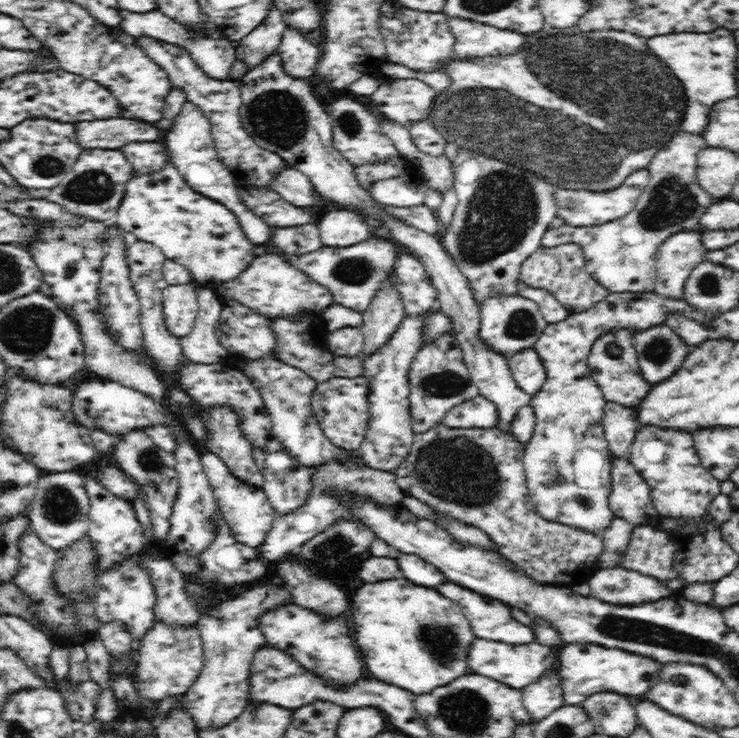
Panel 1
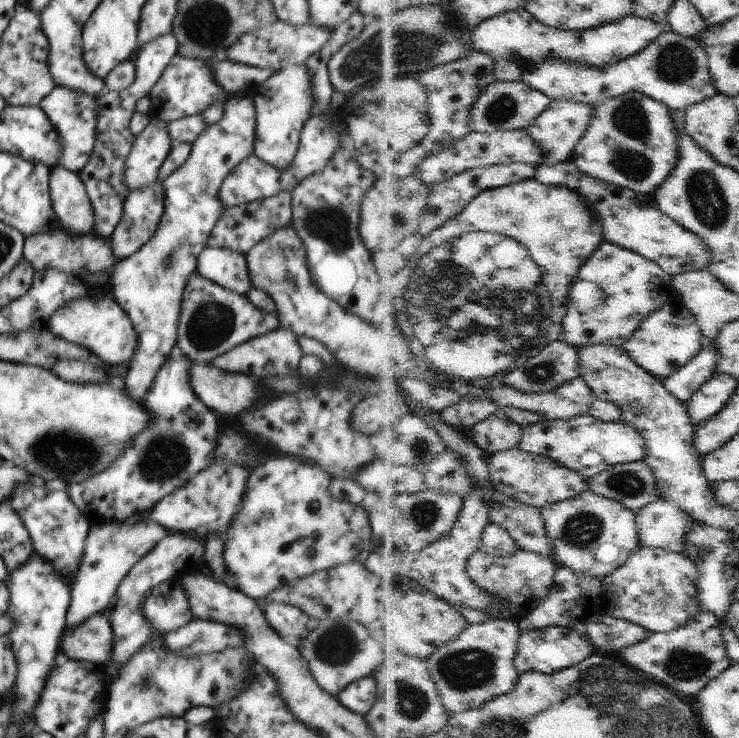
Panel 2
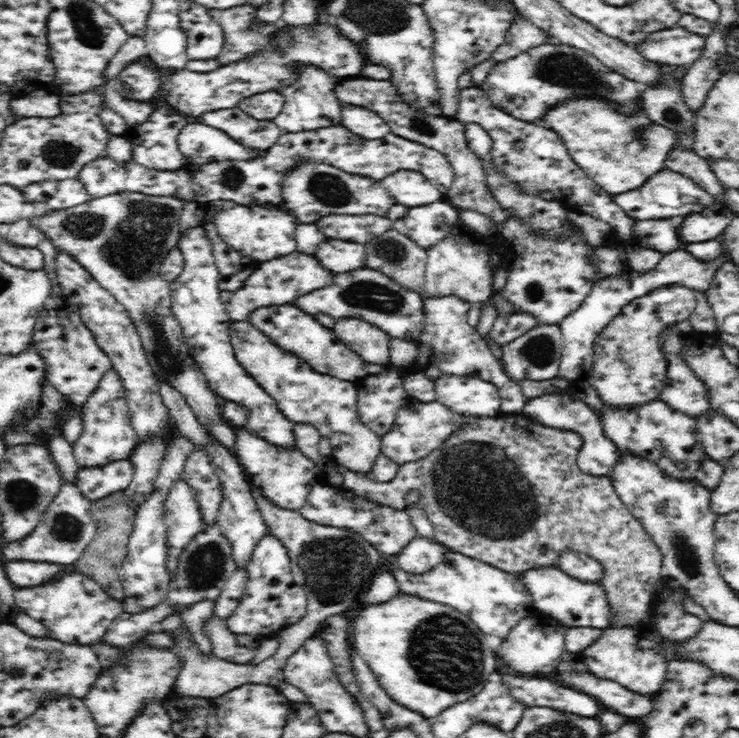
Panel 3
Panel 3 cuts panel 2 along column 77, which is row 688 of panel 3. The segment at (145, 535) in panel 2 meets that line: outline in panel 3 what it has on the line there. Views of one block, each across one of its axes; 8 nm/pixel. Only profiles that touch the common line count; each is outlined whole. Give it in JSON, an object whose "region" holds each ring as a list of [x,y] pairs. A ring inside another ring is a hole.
{"region":[[[560,674],[558,682],[594,696],[604,706],[624,716],[648,716],[654,710],[654,696],[636,694],[612,680],[602,680],[592,674]]]}

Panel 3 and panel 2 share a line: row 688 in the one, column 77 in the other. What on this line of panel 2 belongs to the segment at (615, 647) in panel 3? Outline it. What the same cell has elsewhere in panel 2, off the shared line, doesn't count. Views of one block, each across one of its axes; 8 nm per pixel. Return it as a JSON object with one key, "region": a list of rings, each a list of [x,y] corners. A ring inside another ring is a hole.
{"region":[[[94,616],[90,618],[90,622],[82,624],[72,636],[66,636],[64,650],[70,660],[80,658],[80,660],[104,664],[112,656],[112,646],[114,646],[112,638],[114,636],[108,618]]]}

